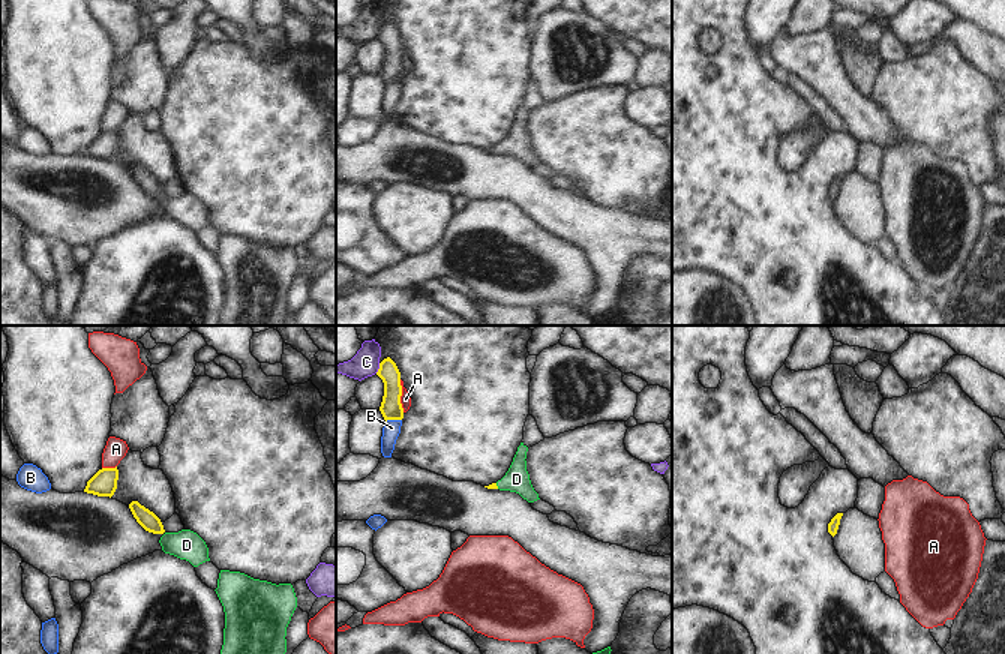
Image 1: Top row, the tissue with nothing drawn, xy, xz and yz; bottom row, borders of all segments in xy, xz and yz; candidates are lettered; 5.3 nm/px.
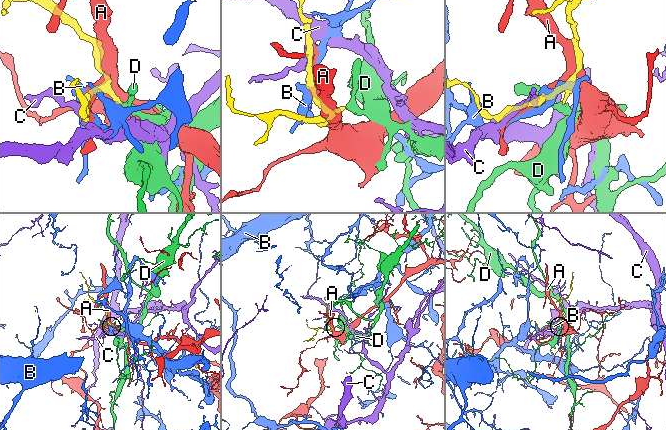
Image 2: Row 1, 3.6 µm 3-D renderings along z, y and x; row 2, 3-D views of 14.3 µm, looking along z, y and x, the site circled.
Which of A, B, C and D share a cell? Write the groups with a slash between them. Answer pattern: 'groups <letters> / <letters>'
groups A / B / C / D

